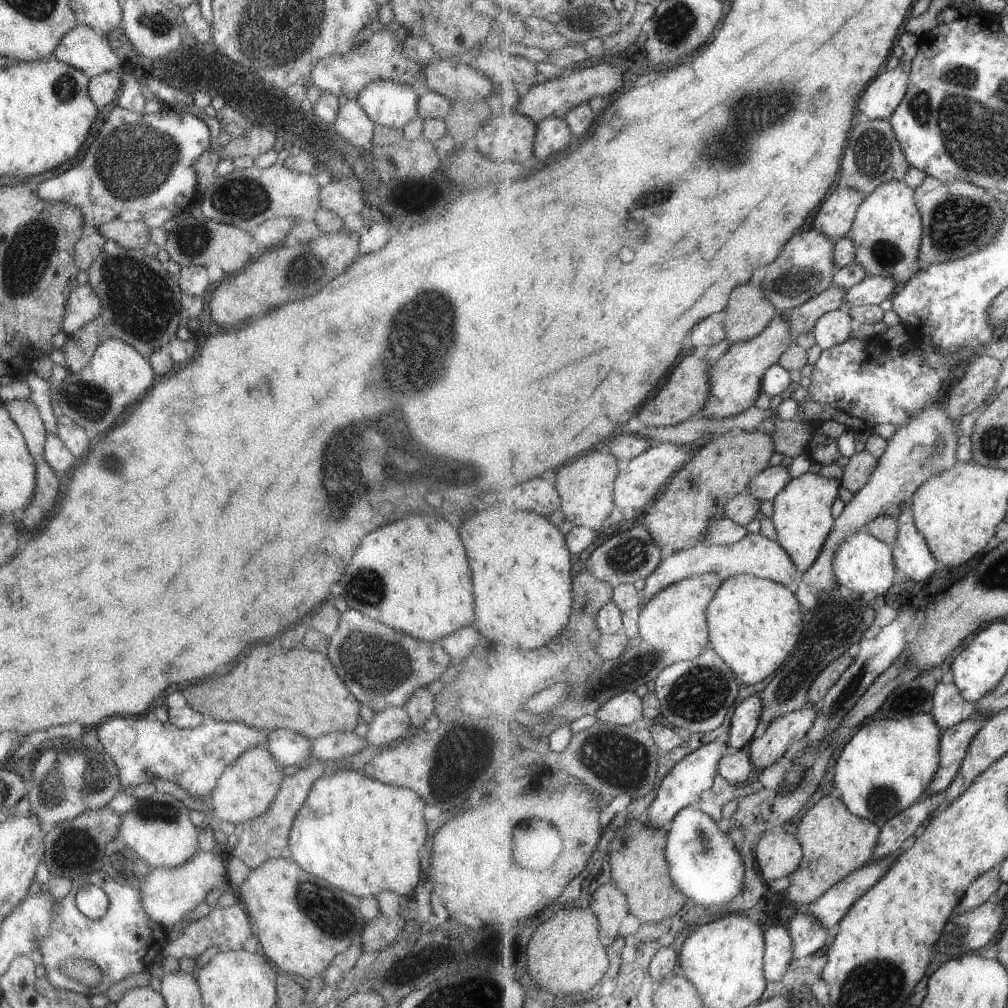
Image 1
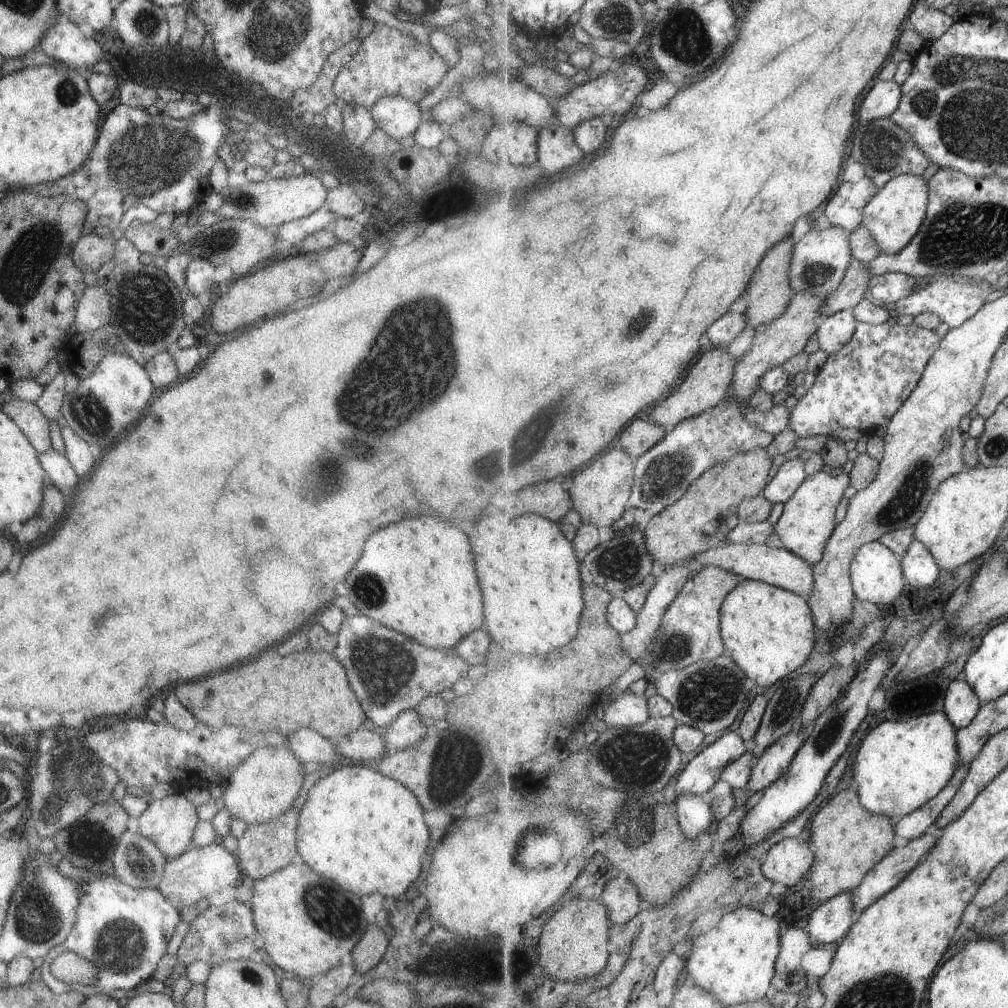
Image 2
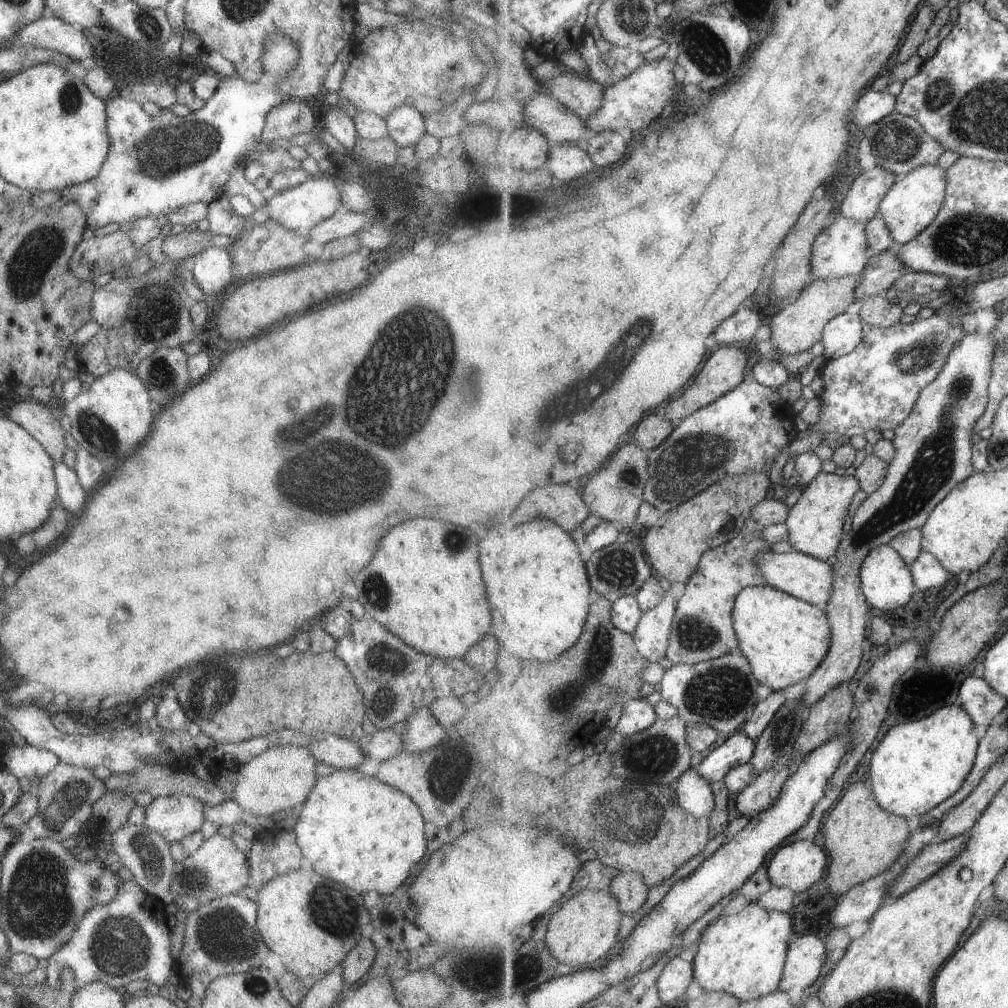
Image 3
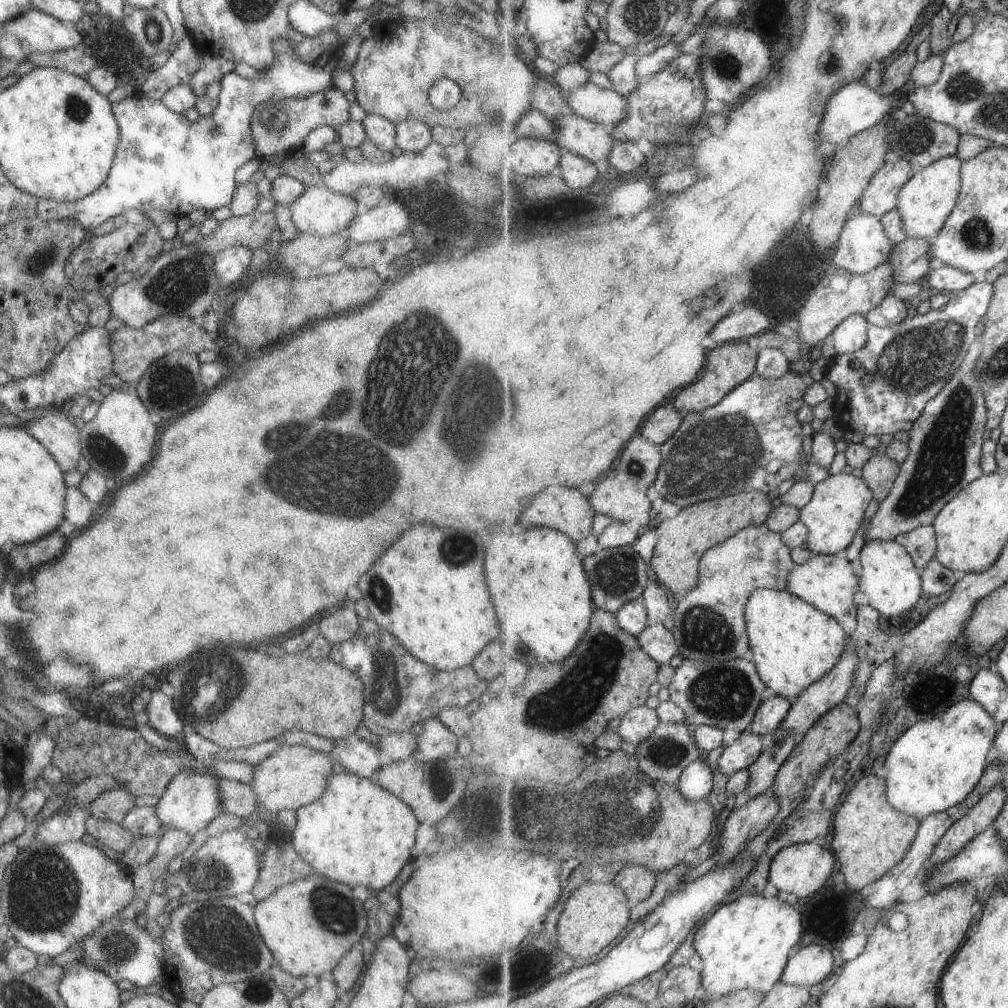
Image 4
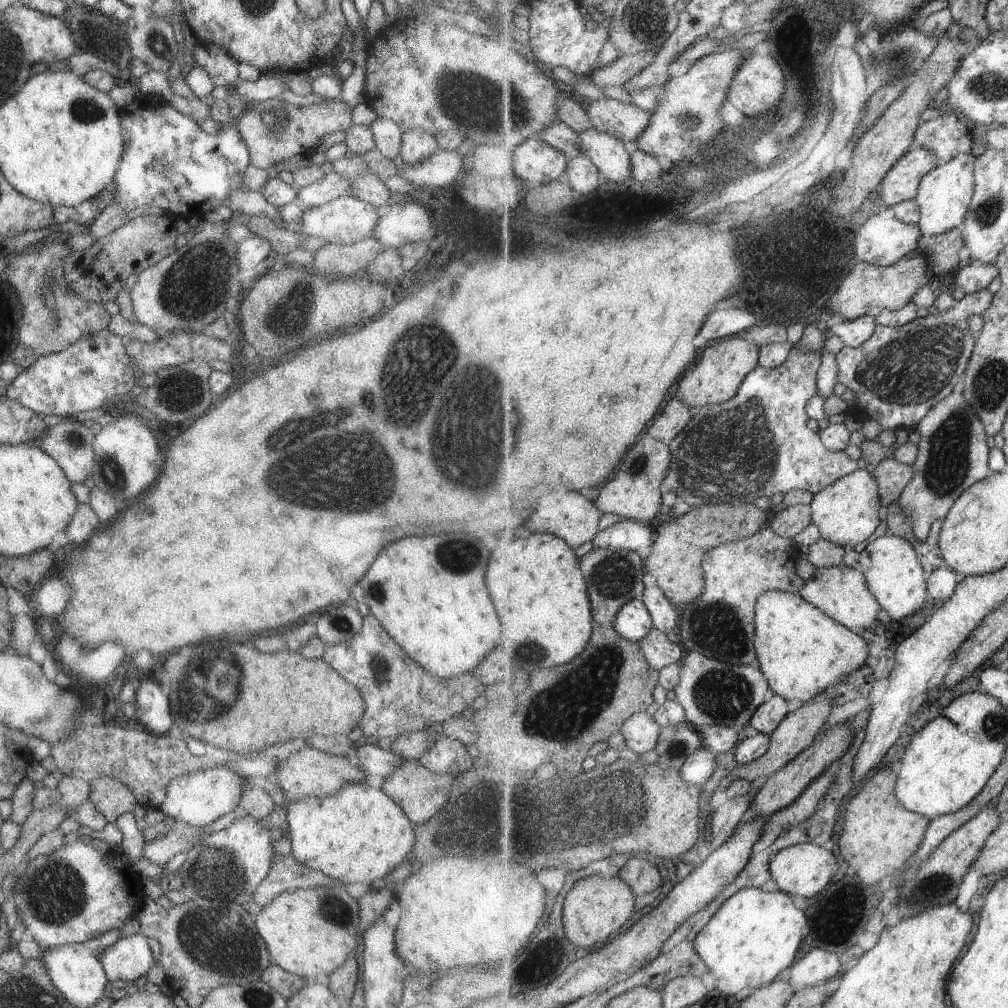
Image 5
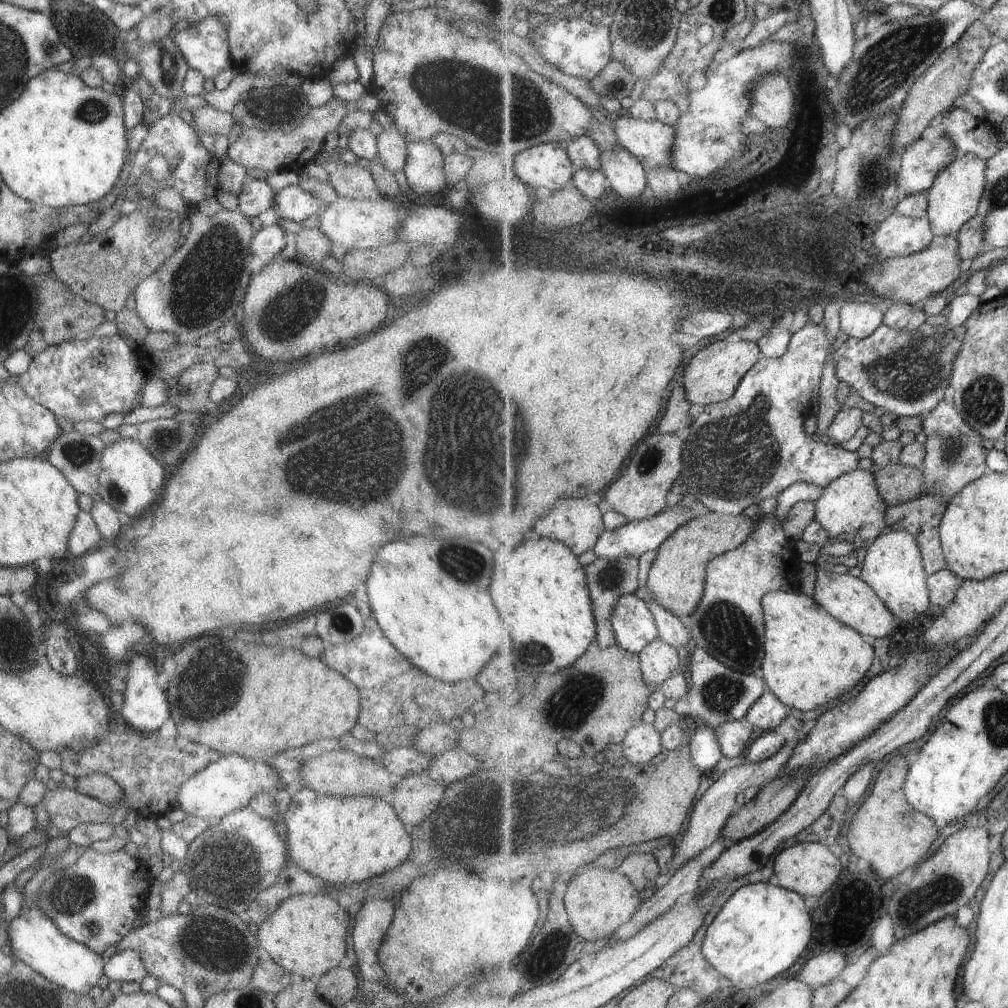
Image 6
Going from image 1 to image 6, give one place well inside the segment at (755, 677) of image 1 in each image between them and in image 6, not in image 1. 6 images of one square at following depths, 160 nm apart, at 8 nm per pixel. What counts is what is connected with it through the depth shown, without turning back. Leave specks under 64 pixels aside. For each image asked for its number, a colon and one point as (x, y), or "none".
2: (771, 631)
3: (785, 638)
4: (793, 644)
5: (803, 651)
6: (812, 658)

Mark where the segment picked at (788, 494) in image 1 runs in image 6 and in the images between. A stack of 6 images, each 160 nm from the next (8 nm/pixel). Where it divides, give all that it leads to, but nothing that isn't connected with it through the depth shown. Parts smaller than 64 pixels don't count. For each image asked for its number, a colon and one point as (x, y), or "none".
2: (807, 523)
3: (816, 522)
4: (836, 513)
5: (847, 513)
6: (851, 504)

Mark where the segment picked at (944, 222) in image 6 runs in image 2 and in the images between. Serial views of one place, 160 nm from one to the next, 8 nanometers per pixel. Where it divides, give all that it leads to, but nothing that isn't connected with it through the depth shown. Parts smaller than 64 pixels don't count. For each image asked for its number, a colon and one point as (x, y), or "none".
2: (897, 213)
3: (914, 202)
4: (925, 203)
5: (945, 196)

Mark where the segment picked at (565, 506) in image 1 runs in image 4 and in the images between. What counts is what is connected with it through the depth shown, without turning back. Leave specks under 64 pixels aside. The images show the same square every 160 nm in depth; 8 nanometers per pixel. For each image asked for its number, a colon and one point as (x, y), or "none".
2: (602, 491)
3: (616, 492)
4: (623, 497)

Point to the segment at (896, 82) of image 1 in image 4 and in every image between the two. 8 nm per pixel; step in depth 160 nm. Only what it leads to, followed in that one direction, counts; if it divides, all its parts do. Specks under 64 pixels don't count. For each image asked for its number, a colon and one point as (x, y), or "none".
2: (884, 98)
3: (873, 106)
4: (843, 118)

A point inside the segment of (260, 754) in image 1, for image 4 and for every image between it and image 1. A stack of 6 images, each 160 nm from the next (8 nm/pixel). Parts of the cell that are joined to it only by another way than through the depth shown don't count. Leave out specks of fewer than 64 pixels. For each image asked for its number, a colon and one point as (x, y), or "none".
2: (263, 785)
3: (281, 777)
4: (295, 775)

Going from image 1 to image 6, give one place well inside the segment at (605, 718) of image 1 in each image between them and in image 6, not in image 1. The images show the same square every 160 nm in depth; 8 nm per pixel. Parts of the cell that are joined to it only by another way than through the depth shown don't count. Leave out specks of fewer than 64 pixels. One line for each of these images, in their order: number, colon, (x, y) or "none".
2: (628, 710)
3: (638, 716)
4: (638, 724)
5: (641, 732)
6: (643, 742)

